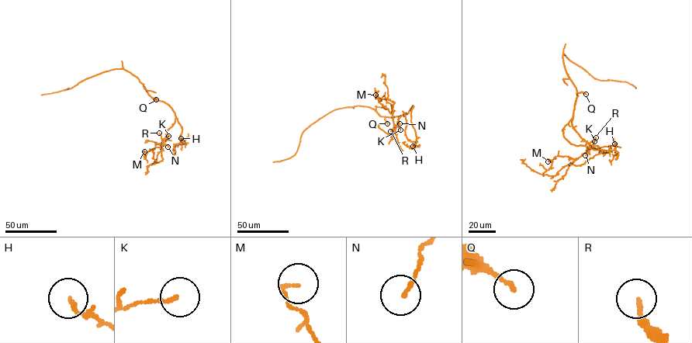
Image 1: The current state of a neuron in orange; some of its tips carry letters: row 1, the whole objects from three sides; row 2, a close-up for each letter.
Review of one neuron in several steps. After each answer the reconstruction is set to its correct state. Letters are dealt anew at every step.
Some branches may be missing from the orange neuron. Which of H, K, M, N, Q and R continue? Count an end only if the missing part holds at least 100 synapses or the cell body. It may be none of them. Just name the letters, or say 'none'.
none

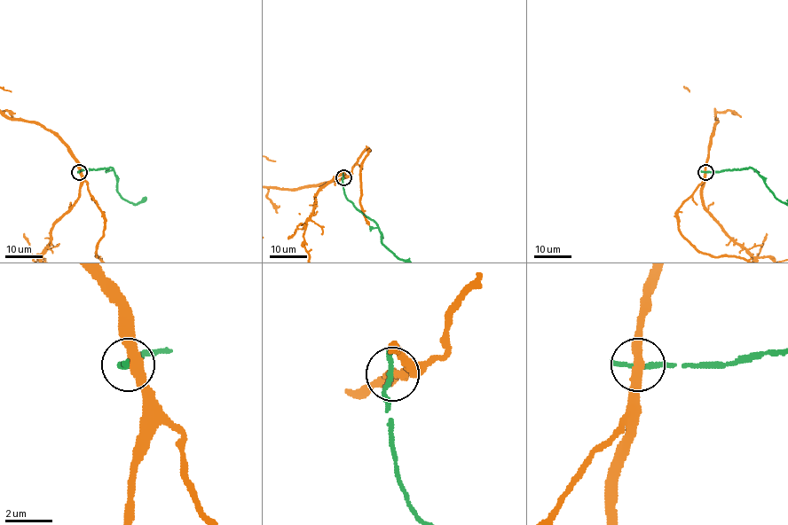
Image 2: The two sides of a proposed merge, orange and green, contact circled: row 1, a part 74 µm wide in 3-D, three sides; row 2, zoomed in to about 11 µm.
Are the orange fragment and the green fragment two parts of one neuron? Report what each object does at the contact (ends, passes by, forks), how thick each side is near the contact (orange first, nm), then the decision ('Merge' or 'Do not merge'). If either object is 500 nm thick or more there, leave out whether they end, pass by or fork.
At the ring orange passes by. At the ring green ends. Thickness 400 nm (orange) against 280 nm. Do not merge

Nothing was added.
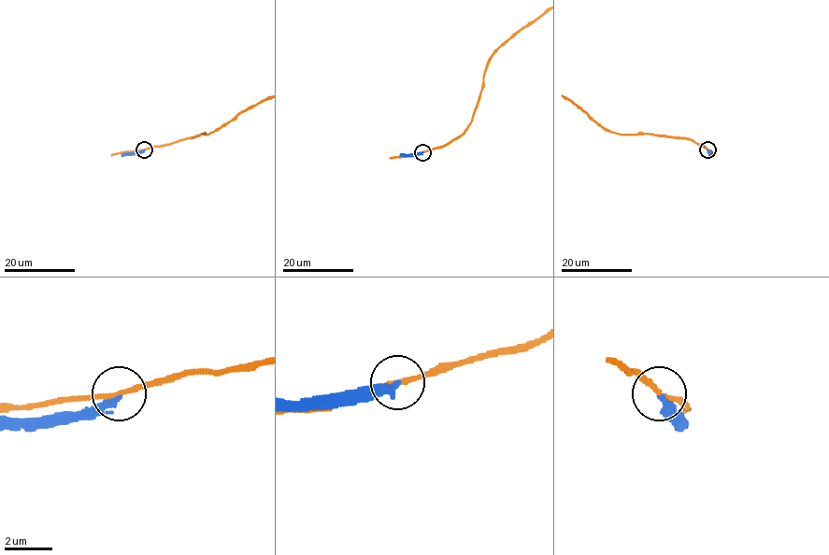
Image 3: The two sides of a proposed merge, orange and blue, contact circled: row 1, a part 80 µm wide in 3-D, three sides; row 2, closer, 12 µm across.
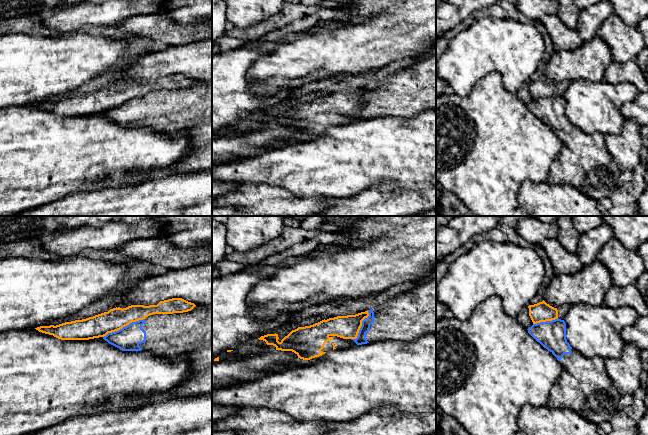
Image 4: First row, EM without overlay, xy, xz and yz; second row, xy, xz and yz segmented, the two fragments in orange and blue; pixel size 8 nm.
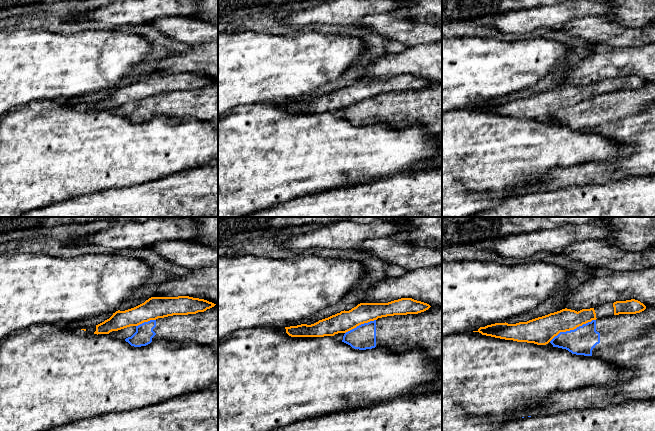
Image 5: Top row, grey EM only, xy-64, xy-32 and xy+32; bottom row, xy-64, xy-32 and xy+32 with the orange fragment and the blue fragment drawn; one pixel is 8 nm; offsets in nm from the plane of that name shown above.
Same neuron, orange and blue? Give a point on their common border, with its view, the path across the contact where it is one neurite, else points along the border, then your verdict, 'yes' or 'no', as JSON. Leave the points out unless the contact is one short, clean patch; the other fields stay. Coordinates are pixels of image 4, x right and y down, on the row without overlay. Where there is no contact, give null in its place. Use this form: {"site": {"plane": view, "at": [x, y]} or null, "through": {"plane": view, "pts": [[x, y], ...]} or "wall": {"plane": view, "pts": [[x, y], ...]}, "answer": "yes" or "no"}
{"site": {"plane": "xy", "at": [123, 102]}, "wall": {"plane": "xy", "pts": [[144, 94], [132, 97], [117, 106], [108, 108], [103, 113]]}, "answer": "no"}

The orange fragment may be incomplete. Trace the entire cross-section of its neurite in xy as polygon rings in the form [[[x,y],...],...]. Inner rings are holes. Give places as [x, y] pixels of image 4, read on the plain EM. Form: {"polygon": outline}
{"polygon": [[[172,74],[160,77],[157,81],[131,81],[123,85],[116,83],[110,85],[108,88],[104,88],[86,95],[65,98],[56,102],[40,102],[35,105],[39,108],[53,111],[54,113],[61,116],[89,116],[104,113],[108,109],[118,107],[132,98],[146,95],[148,92],[153,90],[183,89],[191,87],[195,82],[196,81],[194,79],[188,78],[182,74]]]}

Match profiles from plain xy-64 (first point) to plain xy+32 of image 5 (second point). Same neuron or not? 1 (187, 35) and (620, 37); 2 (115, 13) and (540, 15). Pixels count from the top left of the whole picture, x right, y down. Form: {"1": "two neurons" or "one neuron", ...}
{"1": "one neuron", "2": "one neuron"}

